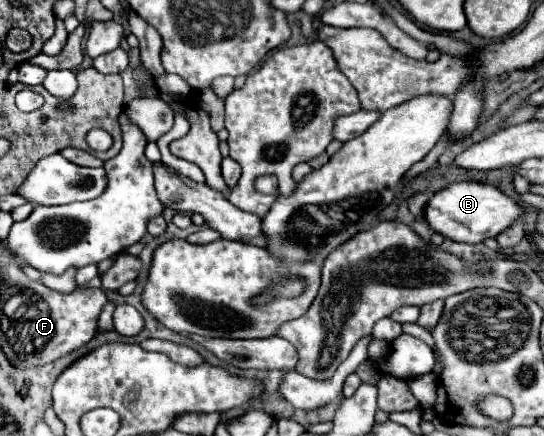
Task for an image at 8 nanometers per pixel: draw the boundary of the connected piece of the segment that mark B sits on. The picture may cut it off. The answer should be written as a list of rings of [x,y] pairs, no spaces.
[[[458,182],[436,192],[424,206],[422,218],[430,230],[442,234],[444,238],[450,238],[454,242],[478,244],[486,238],[498,236],[502,230],[512,226],[520,216],[522,216],[520,206],[514,204],[498,188],[478,182]]]

